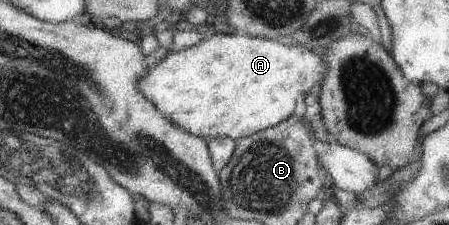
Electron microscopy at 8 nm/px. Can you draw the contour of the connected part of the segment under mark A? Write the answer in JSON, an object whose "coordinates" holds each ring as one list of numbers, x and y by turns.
{"coordinates":[[217,33,205,36,197,45,167,52,138,79,136,86,141,95,153,103,165,119,181,130,206,141,225,137,237,141,276,126,290,115,294,115,297,98,302,95,305,97,317,81,322,81,326,72,324,65,321,57,310,49,290,46,283,40]]}

